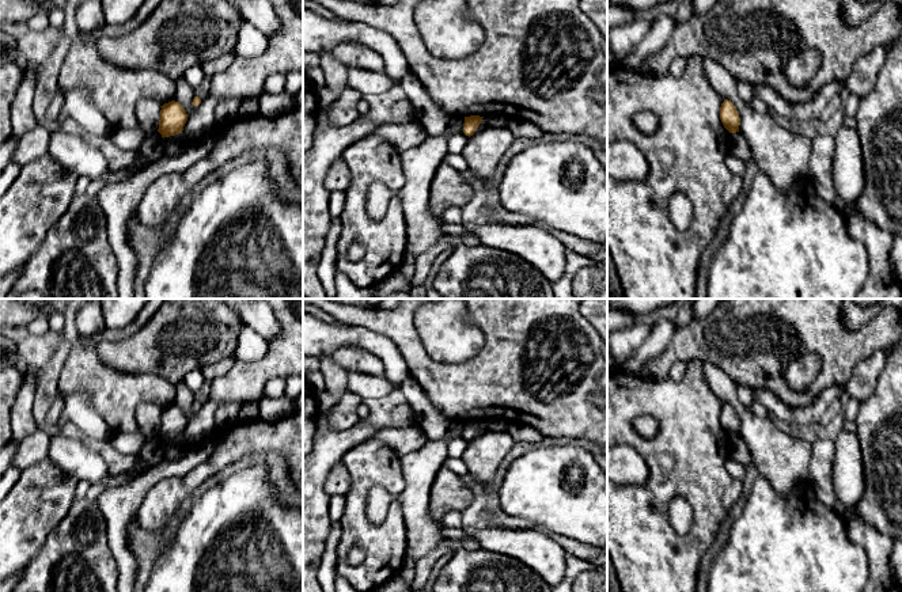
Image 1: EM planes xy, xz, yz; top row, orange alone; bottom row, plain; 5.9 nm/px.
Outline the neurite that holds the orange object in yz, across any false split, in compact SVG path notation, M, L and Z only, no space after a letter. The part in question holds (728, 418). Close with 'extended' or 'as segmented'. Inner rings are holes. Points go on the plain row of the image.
M724 403L724 406L721 407L720 424L724 429L724 432L729 437L739 436L739 429L740 429L739 417L738 417L736 411L734 410L734 407L728 403Z; as segmented

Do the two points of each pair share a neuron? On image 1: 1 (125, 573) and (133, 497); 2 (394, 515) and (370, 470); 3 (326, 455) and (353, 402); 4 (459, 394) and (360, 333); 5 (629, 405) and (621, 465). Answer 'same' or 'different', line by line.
1: same
2: same
3: different
4: different
5: different

